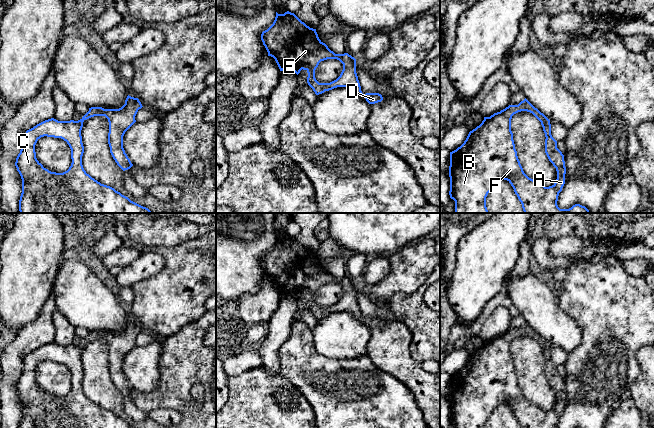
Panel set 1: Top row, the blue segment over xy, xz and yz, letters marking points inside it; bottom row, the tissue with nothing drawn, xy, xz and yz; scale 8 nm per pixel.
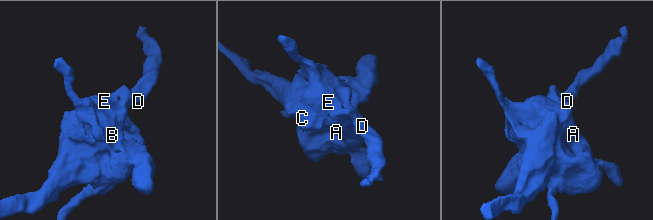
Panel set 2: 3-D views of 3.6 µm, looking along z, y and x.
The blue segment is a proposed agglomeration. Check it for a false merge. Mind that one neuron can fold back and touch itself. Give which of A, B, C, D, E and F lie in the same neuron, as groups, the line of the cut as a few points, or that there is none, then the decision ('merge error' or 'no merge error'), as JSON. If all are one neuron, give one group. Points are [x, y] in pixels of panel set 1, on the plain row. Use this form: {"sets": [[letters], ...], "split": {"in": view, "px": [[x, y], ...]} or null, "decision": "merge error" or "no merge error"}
{"sets": [["A", "B", "C", "D", "E", "F"]], "split": null, "decision": "no merge error"}

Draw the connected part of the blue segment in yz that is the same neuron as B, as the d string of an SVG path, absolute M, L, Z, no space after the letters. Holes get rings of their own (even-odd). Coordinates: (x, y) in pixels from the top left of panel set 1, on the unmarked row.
M525 322L518 329L509 329L490 341L484 341L482 347L469 356L464 367L450 376L449 419L455 428L486 428L486 421L492 411L504 403L511 408L521 428L557 428L559 417L565 408L565 398L564 379L551 359L550 344ZM521 335L532 337L541 346L546 361L545 377L557 395L557 403L552 410L545 411L529 402L520 388L511 355L511 343Z

